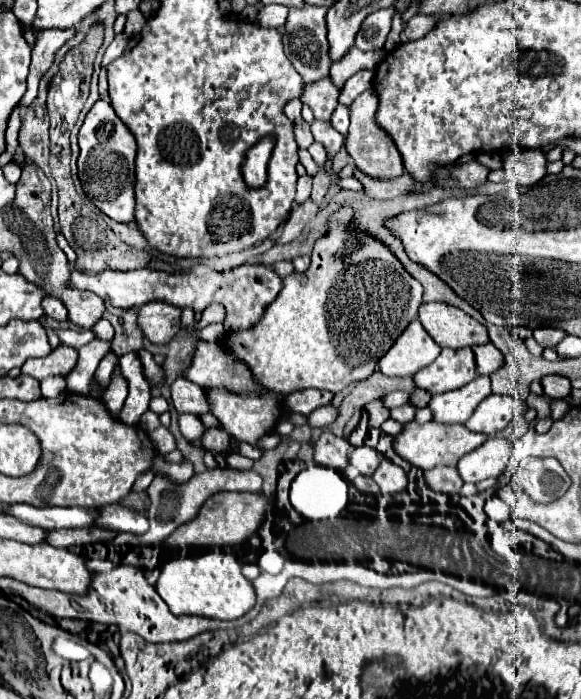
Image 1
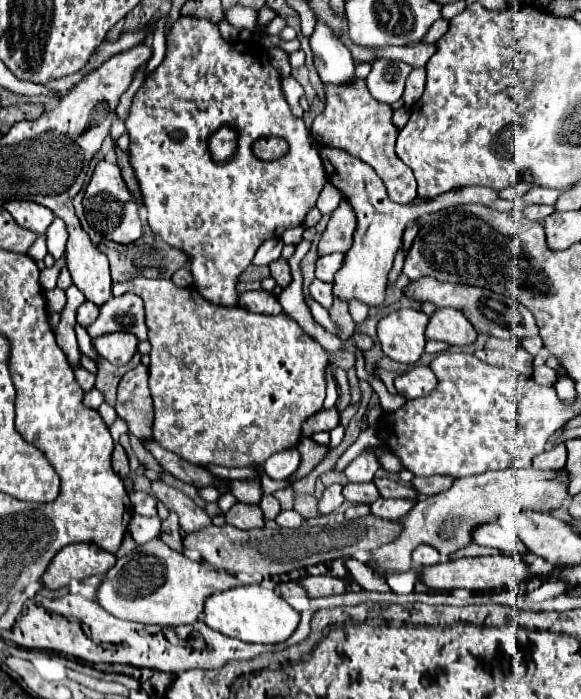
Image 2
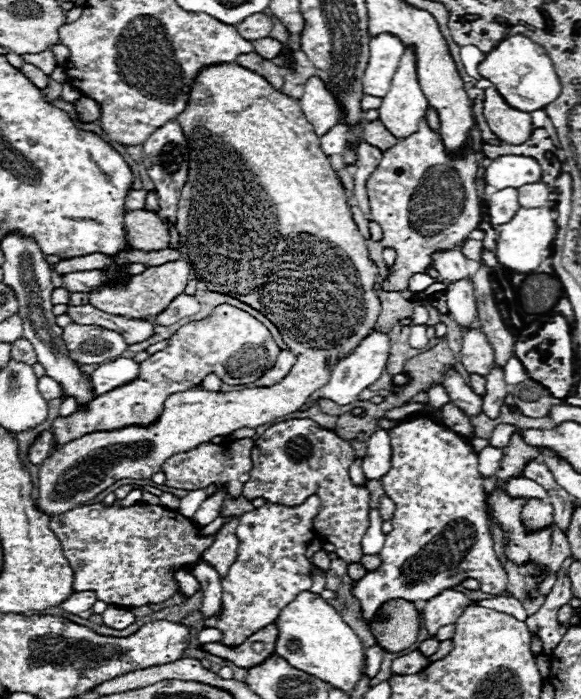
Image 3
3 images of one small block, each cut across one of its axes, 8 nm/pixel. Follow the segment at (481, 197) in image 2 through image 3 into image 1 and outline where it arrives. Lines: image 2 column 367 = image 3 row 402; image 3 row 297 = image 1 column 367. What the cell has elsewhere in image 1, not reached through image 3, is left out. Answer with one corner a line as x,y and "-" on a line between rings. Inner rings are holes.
366,90
366,94
360,94
360,98
354,100
350,106
350,130
345,138
345,147
352,156
356,168
364,172
370,178
398,178
398,174
404,174
402,158
398,156
398,150
394,142
390,142
390,136
384,134
384,130
378,130
374,122
374,112
378,108
378,96
372,90
-
338,208
328,218
326,232
316,240
312,250
312,262
306,272
292,272
282,280
282,290
258,326
246,332
226,334
222,344
228,346
240,360
244,360
254,376
268,390
266,396
238,396
224,390
208,390
208,402
212,414
222,422
224,430
238,442
256,444
260,436
270,432
282,416
278,398
302,390
302,388
334,388
334,392
346,388
352,382
366,380
378,360
392,348
396,338
418,316
422,302
422,284
408,274
394,252
372,234
352,228
356,212
352,208

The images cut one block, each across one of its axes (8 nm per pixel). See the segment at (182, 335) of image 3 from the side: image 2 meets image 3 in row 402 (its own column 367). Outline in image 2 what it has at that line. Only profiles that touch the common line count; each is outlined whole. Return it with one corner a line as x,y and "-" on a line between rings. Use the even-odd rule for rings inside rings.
356,78
350,84
324,84
326,90
326,108
312,124
312,136
322,146
336,146
362,162
370,164
374,172
384,180
388,188
388,198
398,204
410,204
416,198
416,178
412,170
396,156
394,142
398,128
392,122
392,108
374,100
362,78

